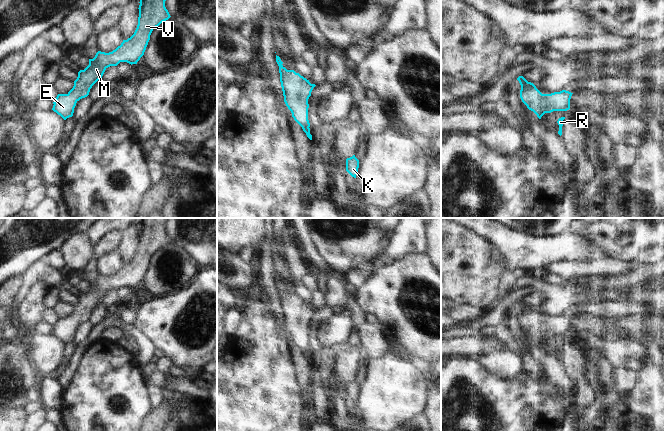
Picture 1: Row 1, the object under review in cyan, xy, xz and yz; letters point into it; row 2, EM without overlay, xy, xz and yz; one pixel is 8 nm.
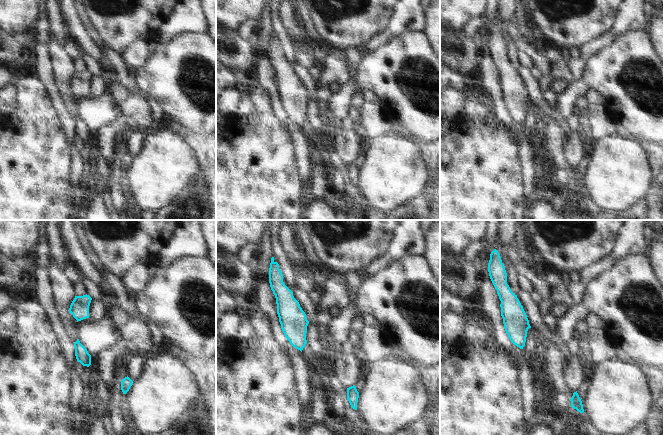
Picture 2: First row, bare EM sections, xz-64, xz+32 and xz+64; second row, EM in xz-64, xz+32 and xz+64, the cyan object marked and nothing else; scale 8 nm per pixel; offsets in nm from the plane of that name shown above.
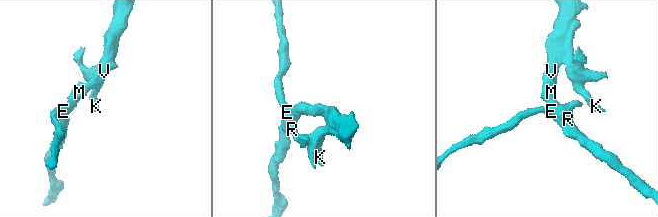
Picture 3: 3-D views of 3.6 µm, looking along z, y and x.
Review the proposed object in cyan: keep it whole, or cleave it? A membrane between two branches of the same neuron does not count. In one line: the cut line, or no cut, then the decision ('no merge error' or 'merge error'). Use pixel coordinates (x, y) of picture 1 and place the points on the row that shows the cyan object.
no cut; no merge error

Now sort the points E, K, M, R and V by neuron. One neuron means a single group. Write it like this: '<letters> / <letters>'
E K M R V

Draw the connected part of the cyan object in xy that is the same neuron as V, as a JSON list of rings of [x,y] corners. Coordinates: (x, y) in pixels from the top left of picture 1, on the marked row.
[[[140,0],[138,25],[134,34],[112,52],[98,51],[93,59],[89,59],[89,65],[78,72],[73,88],[67,94],[57,95],[52,110],[64,120],[72,117],[76,103],[89,95],[92,86],[102,79],[108,67],[117,66],[120,62],[137,64],[144,55],[153,29],[171,17],[165,1]]]

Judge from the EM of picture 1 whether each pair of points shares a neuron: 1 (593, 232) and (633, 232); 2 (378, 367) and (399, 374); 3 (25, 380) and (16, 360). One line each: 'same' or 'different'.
1: same
2: same
3: same

